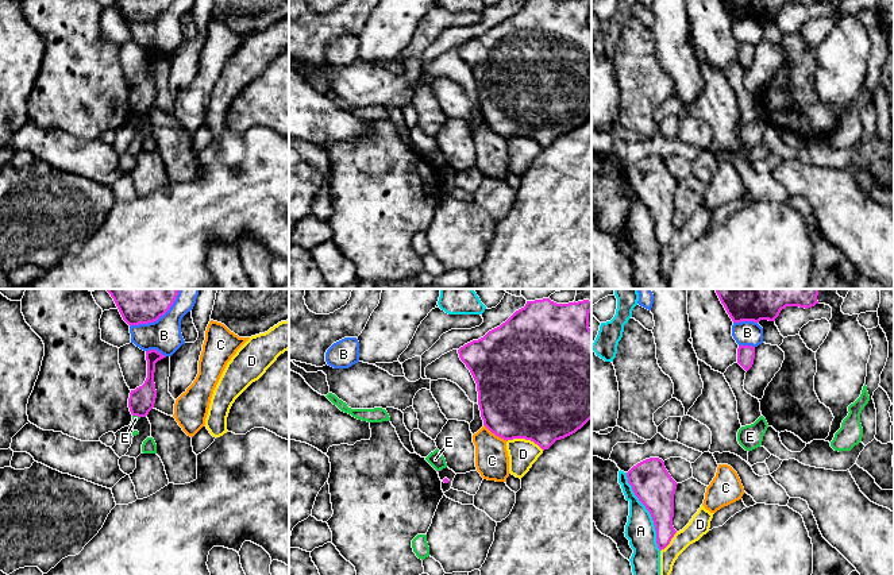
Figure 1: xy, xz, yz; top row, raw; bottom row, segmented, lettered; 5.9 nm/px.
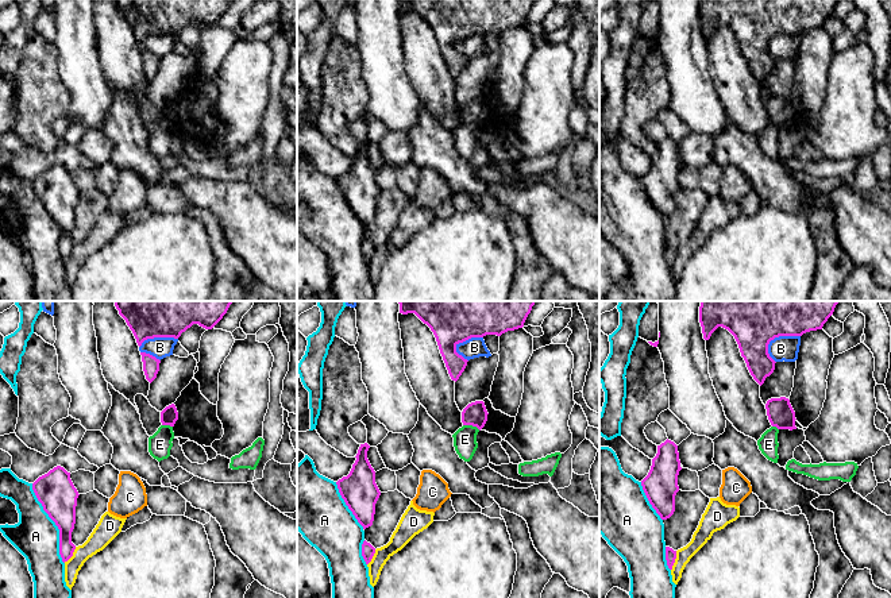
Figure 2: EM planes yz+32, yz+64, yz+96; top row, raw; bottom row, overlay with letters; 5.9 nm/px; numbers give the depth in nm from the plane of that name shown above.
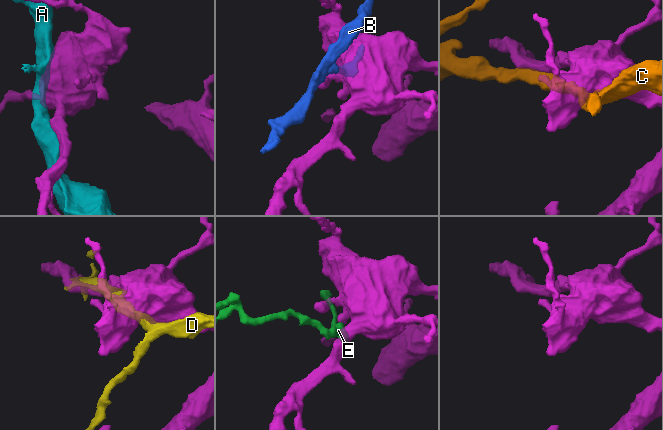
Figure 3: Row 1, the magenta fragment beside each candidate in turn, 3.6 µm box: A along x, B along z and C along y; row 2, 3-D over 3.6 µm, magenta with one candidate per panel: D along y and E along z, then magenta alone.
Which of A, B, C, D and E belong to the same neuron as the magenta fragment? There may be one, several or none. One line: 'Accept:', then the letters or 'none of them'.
Accept: none of them

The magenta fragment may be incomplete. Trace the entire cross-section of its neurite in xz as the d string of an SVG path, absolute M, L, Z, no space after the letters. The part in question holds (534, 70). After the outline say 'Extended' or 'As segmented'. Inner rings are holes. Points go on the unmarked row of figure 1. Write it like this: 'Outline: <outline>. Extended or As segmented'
Outline: M527 0L500 24L458 47L478 89L483 123L504 138L525 136L543 148L591 116L591 0Z. As segmented

